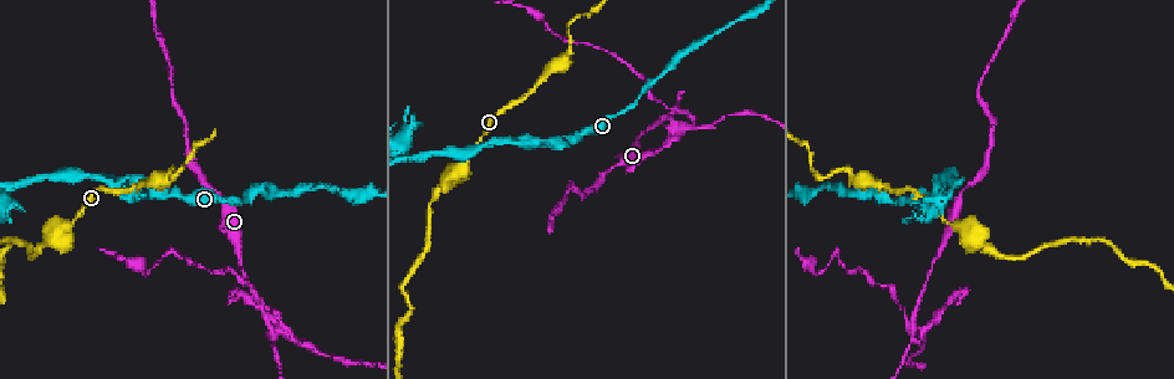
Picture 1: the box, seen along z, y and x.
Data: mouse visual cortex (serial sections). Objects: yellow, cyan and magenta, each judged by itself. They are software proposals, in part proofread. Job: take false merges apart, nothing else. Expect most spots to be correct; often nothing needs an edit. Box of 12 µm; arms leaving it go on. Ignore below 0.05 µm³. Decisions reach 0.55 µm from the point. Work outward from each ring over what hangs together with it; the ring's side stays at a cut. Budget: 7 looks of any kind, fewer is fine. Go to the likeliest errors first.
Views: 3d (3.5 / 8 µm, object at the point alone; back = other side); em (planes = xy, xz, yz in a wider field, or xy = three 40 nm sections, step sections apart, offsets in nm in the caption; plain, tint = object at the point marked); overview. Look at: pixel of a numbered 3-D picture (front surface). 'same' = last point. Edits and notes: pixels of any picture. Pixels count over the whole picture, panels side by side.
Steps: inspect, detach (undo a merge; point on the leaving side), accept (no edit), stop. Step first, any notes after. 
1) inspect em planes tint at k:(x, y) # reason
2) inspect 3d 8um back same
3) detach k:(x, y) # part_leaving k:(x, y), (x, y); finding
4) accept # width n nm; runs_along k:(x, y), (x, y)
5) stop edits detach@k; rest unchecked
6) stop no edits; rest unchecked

inspect 3d 3.5um at 1:(920, 327) # arms part here

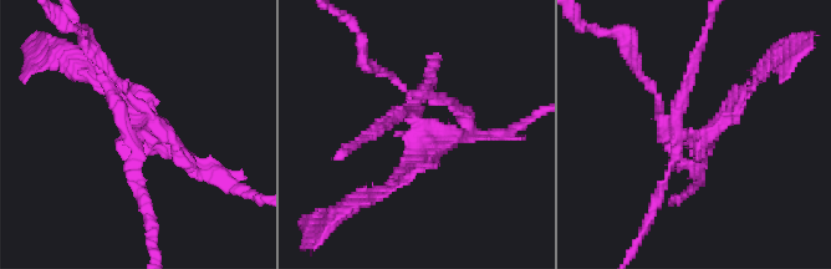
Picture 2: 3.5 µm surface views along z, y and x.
inspect em xy step 2 tint at 2:(418, 125)

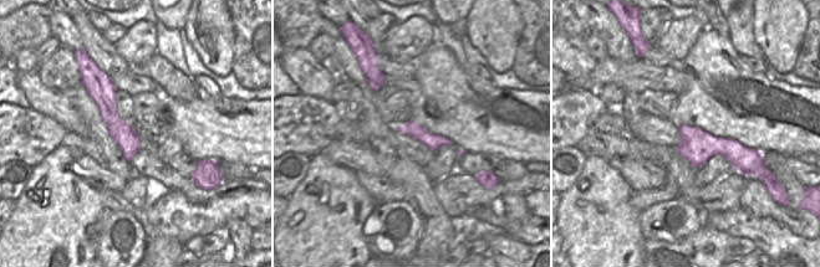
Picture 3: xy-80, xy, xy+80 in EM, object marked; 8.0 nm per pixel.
inspect em xy step 3 tint same # cut it another way

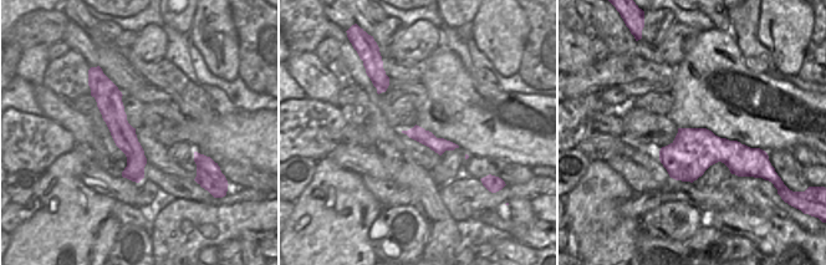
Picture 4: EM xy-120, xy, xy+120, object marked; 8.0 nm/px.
detach 2:(131, 95) # a second cell is stuck on

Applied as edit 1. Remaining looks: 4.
inspect 3d 3.5um at 1:(10, 185) # abrupt turn

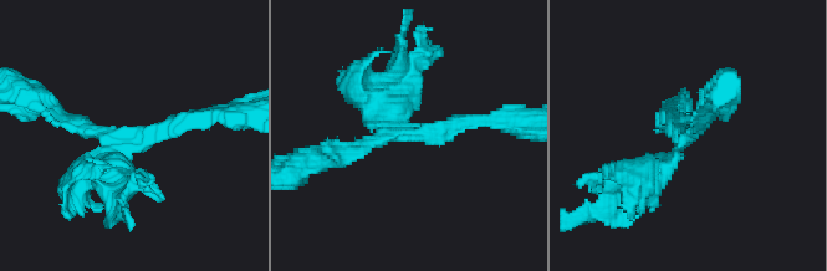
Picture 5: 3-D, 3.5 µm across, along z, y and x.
inspect em xy step 5 tint at 5:(413, 131) # need the tissue

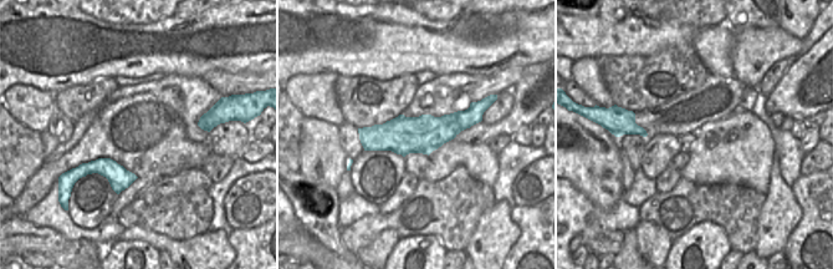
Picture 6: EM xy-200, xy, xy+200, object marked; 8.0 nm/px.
inspect em xy step 2 tint same

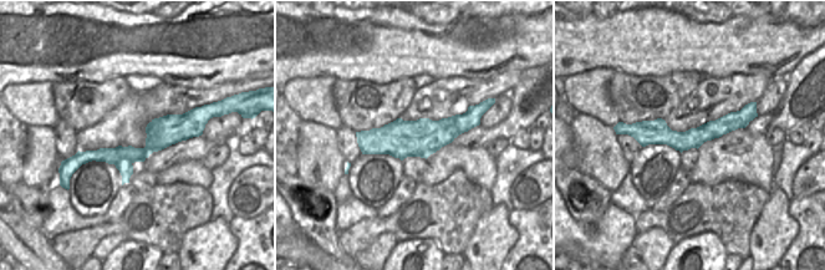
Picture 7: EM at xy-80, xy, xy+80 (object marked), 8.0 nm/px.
accept # runs_along 7:(194, 113), (141, 154), (76, 163); continuous, no second cell

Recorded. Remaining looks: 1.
stop edits detach@2; rest unchecked

